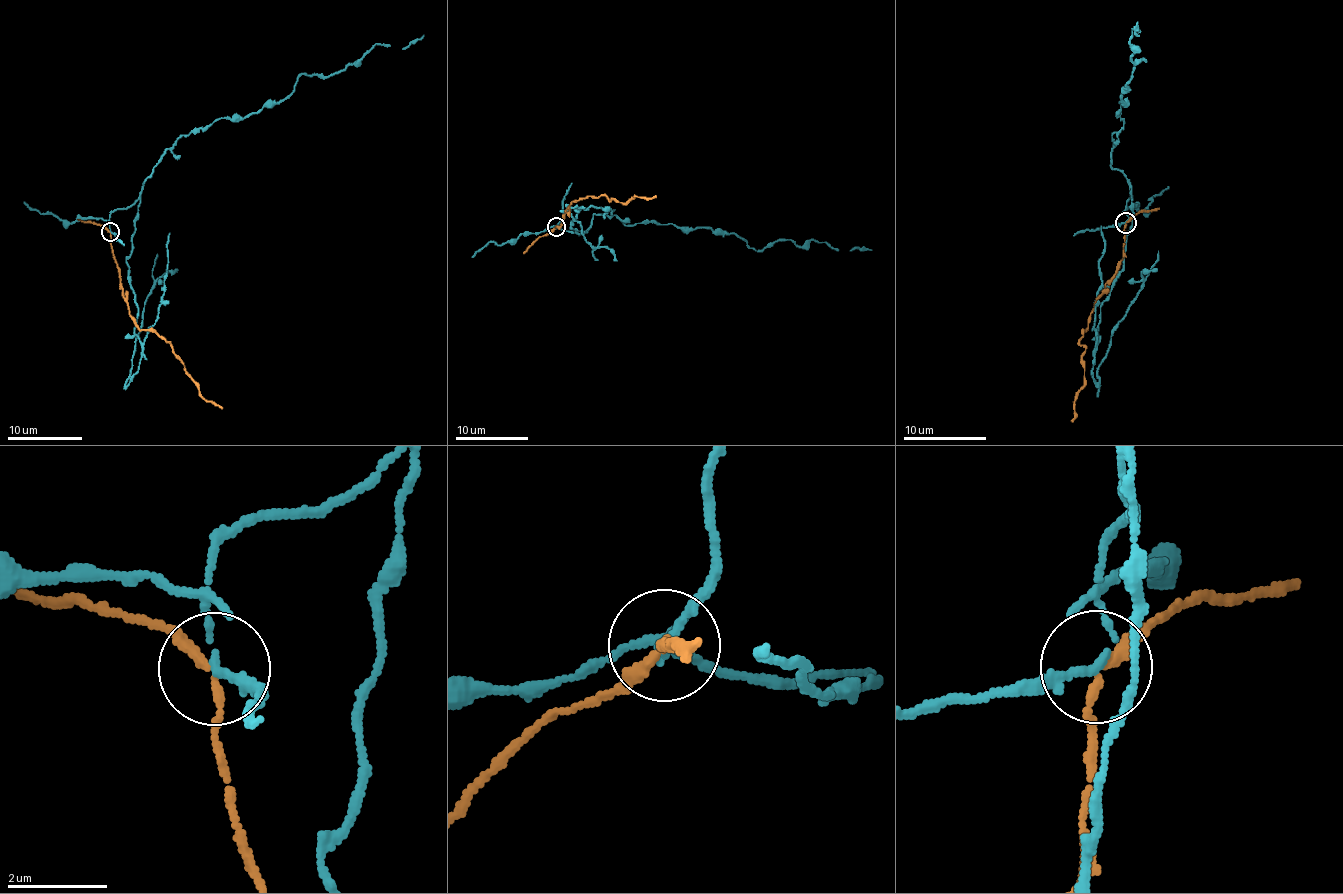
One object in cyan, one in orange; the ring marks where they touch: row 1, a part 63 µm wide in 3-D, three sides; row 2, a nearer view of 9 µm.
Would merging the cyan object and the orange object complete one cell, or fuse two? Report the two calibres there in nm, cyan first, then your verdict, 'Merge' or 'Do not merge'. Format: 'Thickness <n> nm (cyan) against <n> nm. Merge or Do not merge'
Thickness 130 nm (cyan) against 170 nm. Do not merge

